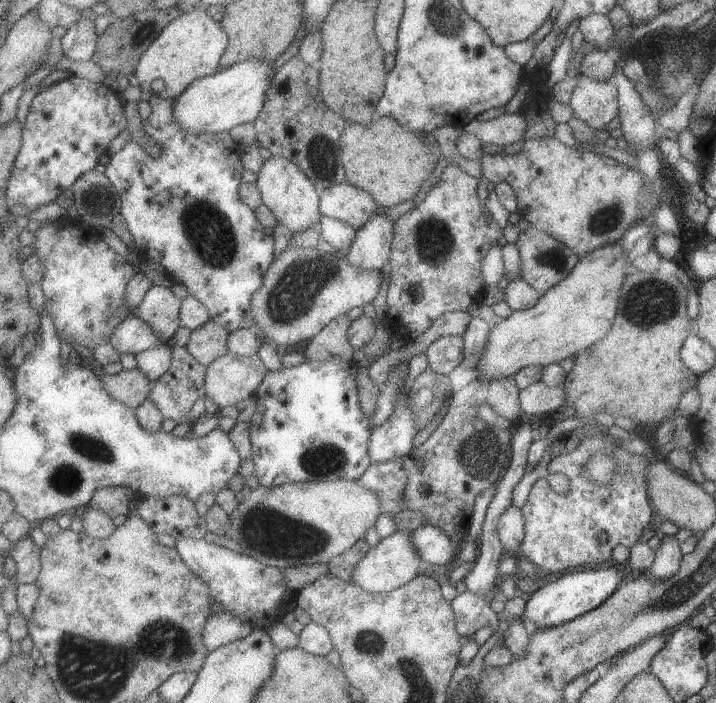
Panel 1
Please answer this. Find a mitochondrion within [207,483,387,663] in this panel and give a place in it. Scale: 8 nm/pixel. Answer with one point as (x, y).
(273, 533)

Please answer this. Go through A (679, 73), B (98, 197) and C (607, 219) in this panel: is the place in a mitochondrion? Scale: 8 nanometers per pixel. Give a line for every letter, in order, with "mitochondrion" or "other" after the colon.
A: mitochondrion
B: mitochondrion
C: mitochondrion

